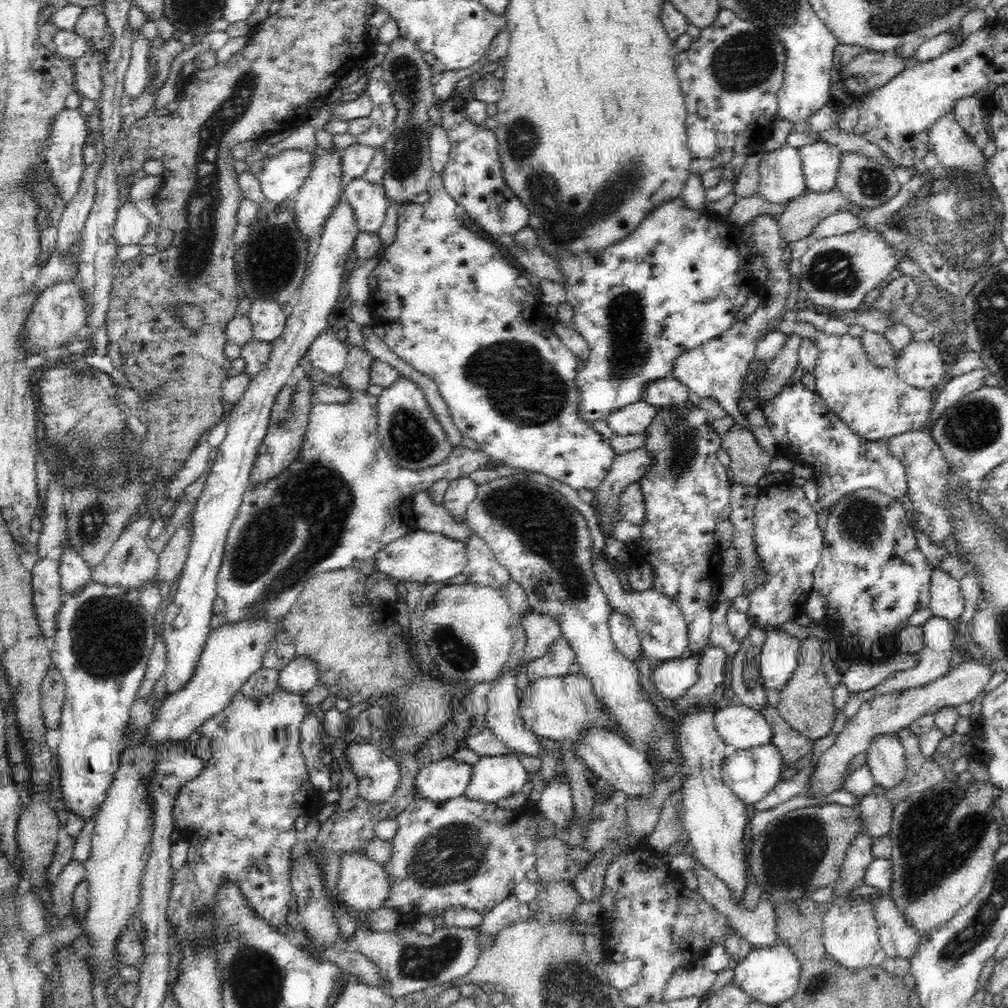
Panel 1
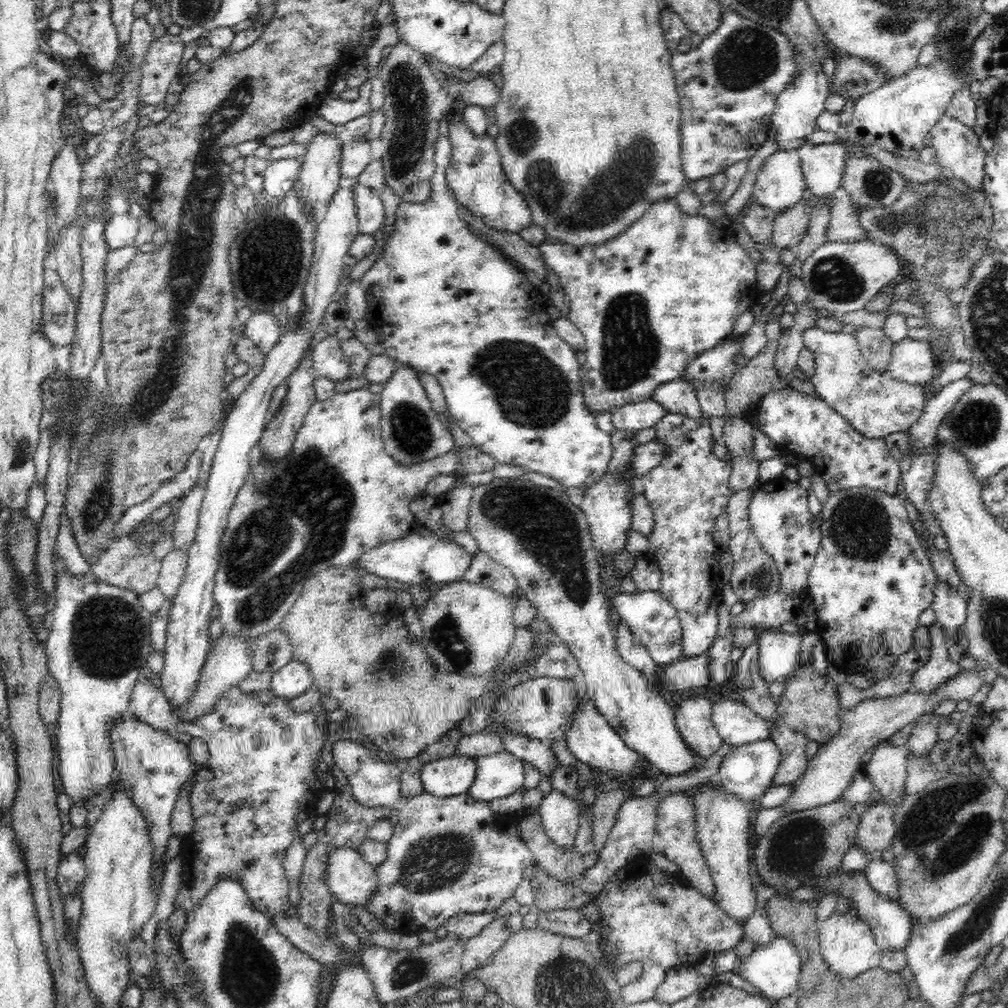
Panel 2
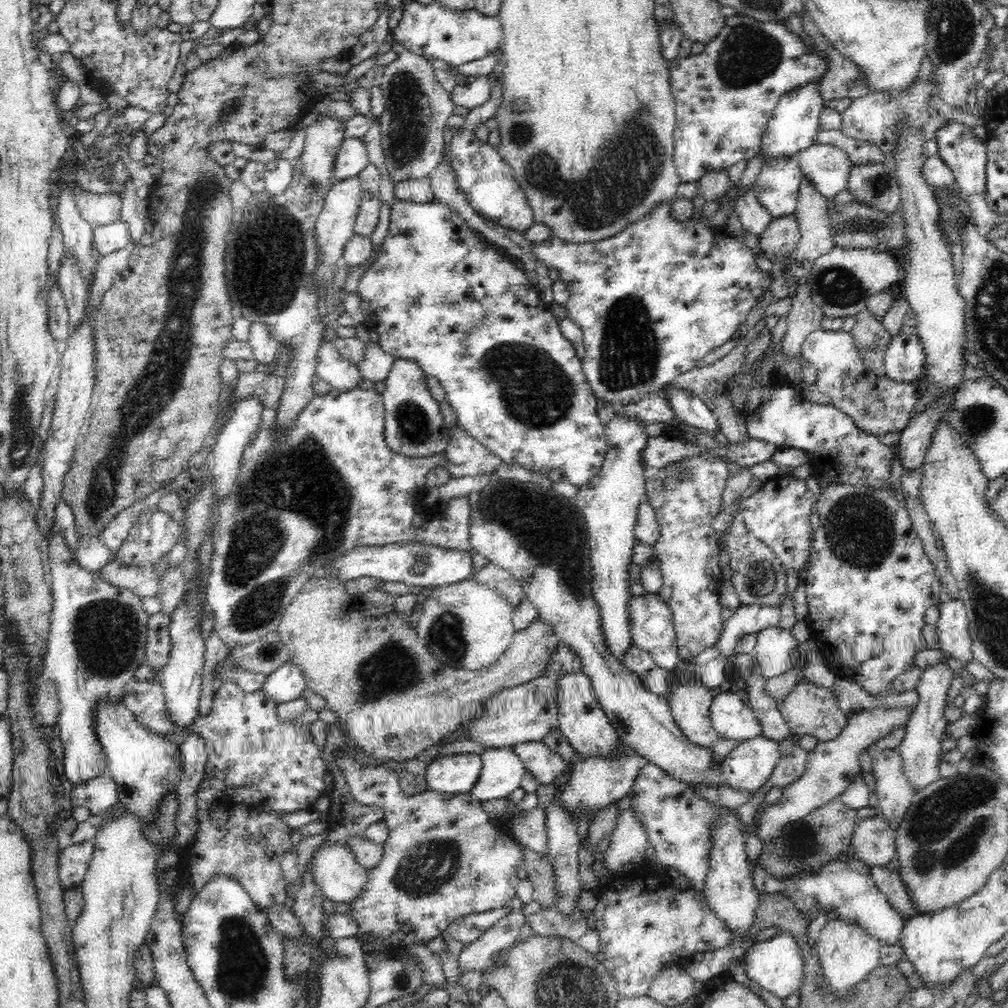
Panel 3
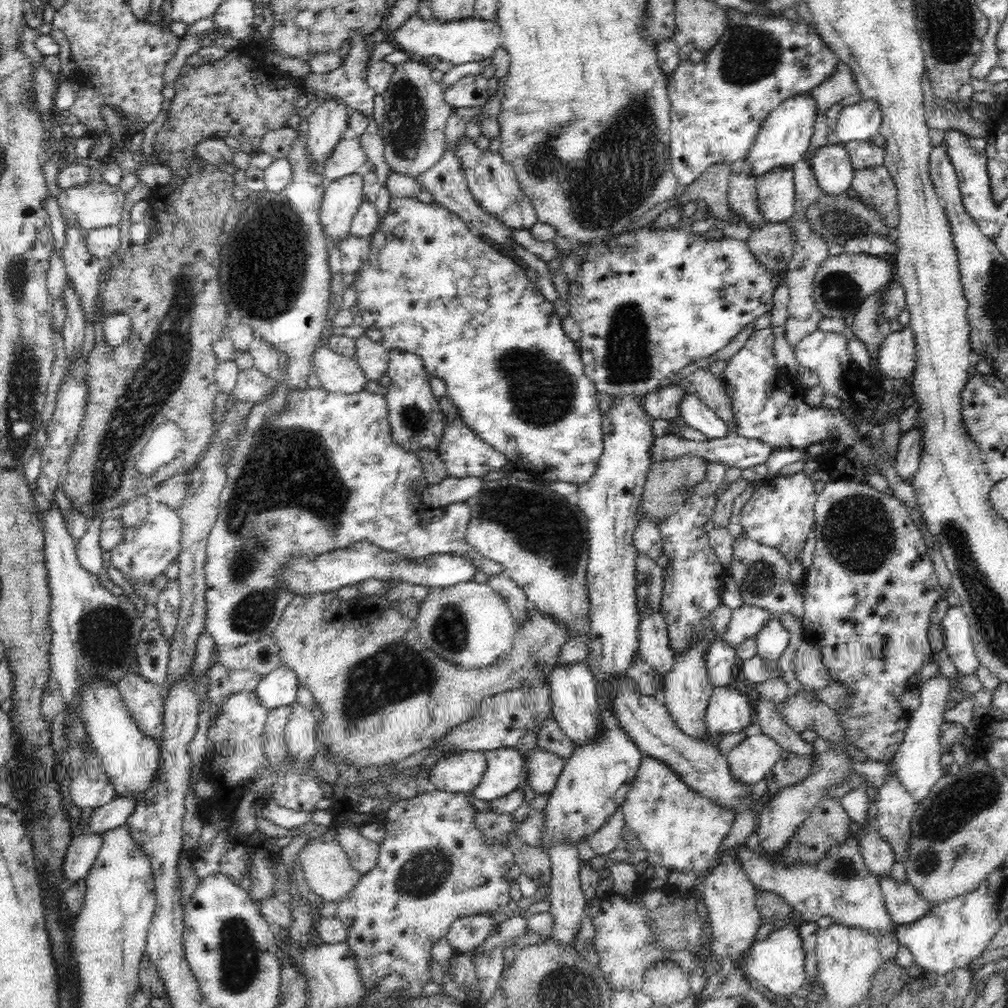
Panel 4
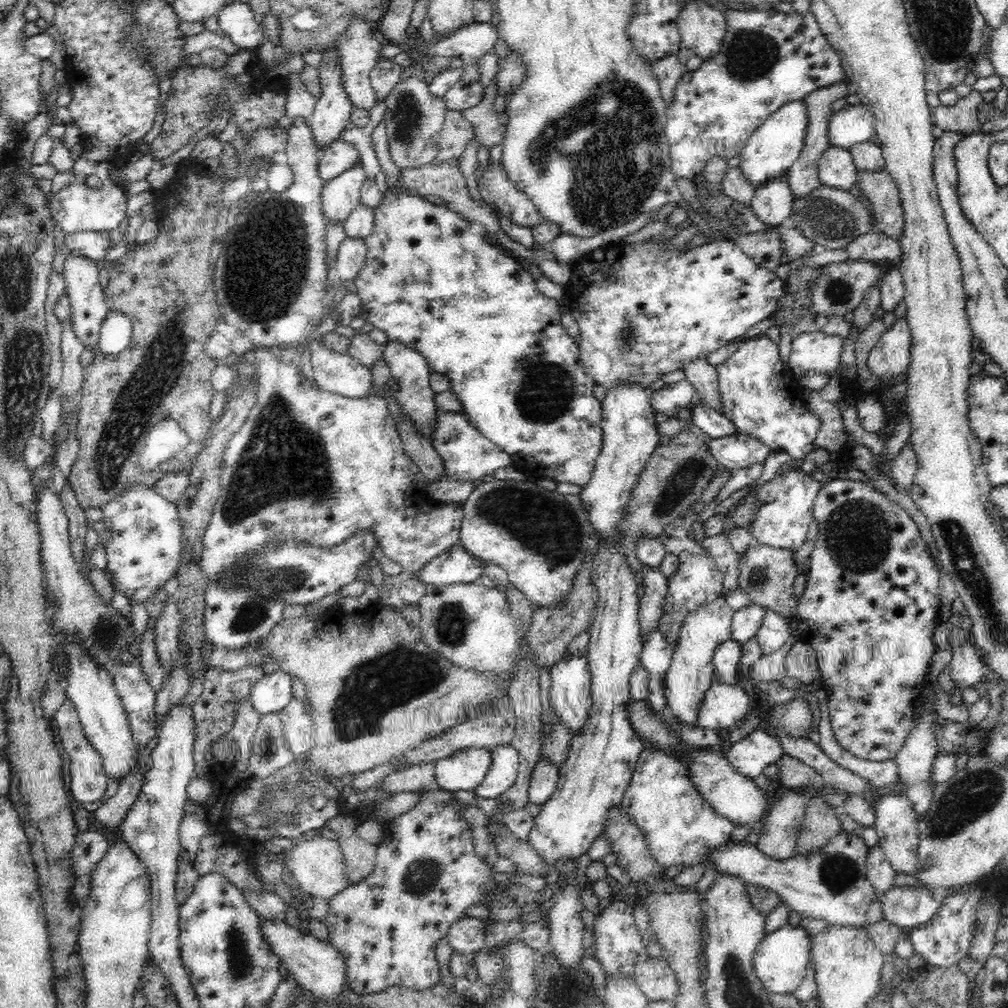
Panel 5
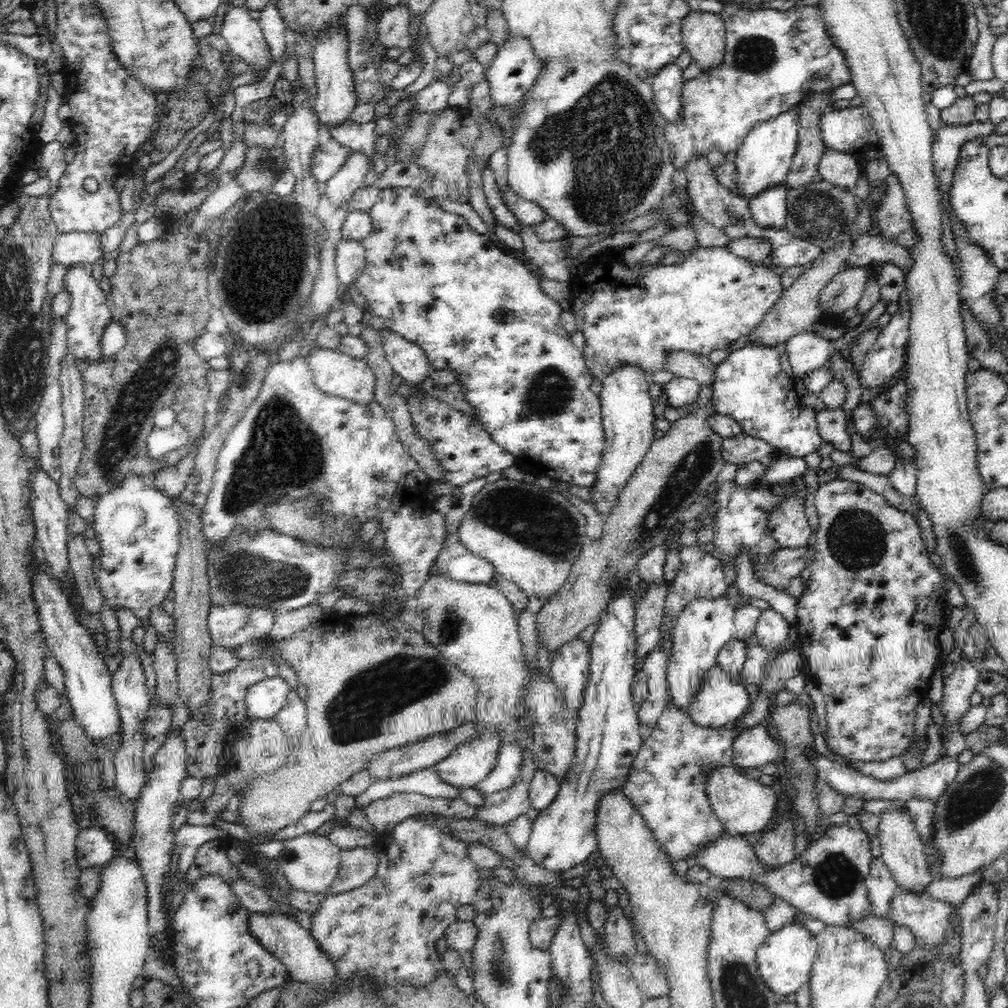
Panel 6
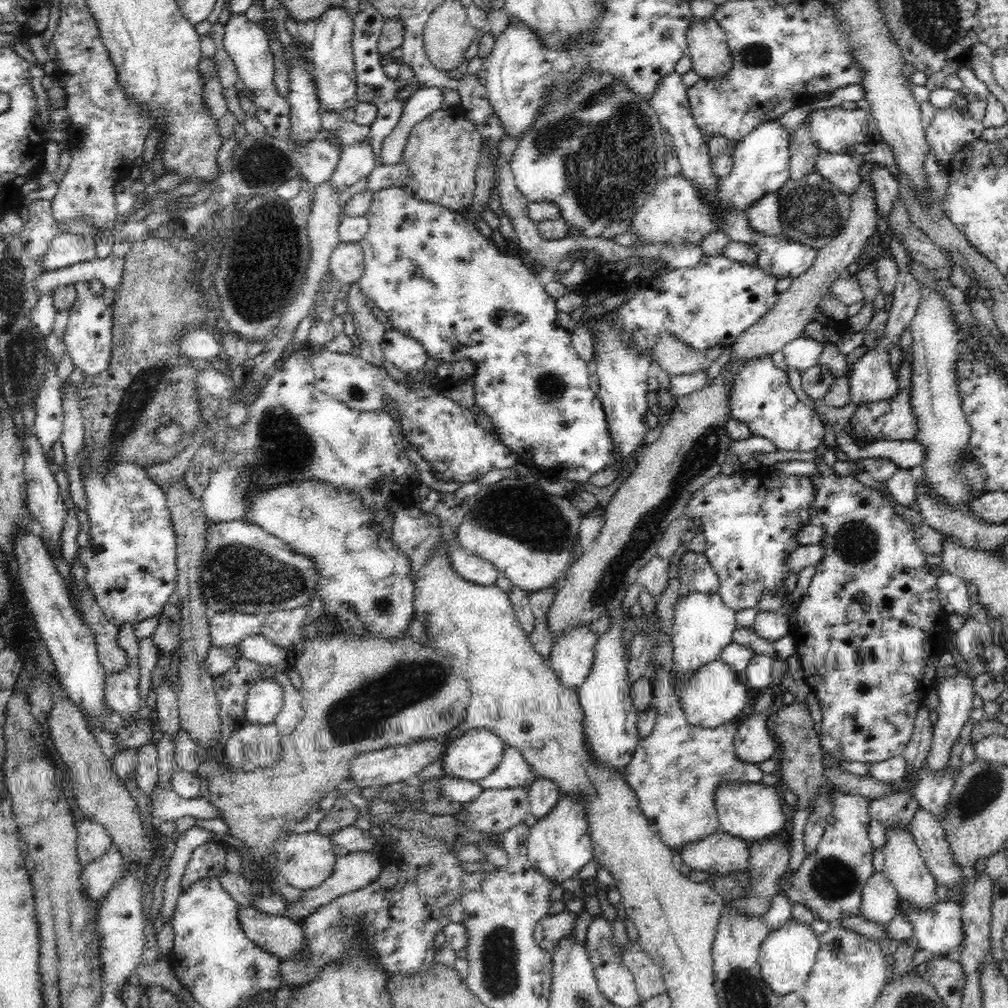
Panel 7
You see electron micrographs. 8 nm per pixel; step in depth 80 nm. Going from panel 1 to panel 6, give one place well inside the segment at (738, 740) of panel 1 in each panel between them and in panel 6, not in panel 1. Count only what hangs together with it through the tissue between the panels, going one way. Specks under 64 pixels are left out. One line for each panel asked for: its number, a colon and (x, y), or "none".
2: (737, 724)
3: (731, 718)
4: (728, 712)
5: (725, 705)
6: (720, 702)

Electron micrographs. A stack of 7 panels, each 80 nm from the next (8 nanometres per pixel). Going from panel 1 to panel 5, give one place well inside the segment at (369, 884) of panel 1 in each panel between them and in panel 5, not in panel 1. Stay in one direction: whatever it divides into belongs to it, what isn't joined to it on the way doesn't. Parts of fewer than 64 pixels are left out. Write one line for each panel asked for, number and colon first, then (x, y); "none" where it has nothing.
2: (353, 881)
3: (338, 875)
4: (328, 872)
5: (317, 864)

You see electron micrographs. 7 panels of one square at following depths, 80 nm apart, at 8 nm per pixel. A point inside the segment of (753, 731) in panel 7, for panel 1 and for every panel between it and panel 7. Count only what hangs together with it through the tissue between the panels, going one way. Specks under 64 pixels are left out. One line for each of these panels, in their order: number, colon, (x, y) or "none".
1: (751, 774)
2: (747, 771)
3: (747, 768)
4: (750, 761)
5: (749, 756)
6: (754, 747)

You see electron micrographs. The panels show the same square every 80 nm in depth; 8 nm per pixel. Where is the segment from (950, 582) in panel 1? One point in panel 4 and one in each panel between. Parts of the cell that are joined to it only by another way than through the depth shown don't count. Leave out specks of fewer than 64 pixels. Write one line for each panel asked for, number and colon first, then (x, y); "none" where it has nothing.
2: (950, 607)
3: (954, 637)
4: (958, 644)

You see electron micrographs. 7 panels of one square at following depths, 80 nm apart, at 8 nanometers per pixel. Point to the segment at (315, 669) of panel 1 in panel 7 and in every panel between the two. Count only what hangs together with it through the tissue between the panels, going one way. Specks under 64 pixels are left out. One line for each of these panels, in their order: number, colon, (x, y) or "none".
2: (294, 679)
3: (286, 684)
4: (279, 688)
5: (273, 691)
6: (264, 699)
7: (265, 698)

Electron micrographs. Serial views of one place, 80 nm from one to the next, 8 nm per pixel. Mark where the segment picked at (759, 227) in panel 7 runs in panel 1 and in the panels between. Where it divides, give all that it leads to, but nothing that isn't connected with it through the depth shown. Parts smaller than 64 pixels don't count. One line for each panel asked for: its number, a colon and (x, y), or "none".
1: (781, 175)
2: (780, 184)
3: (777, 186)
4: (775, 196)
5: (772, 203)
6: (769, 208)

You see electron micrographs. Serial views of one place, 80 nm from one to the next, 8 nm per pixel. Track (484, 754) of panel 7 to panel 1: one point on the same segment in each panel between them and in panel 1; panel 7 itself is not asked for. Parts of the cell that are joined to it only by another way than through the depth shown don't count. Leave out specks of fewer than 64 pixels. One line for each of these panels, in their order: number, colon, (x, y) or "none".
1: (446, 778)
2: (453, 775)
3: (451, 774)
4: (460, 772)
5: (464, 770)
6: (468, 764)

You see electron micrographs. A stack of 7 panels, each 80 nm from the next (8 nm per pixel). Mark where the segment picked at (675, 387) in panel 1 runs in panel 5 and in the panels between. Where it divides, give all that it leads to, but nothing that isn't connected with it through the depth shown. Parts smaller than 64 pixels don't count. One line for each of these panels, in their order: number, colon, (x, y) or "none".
2: (679, 397)
3: (688, 407)
4: (697, 414)
5: (714, 424)

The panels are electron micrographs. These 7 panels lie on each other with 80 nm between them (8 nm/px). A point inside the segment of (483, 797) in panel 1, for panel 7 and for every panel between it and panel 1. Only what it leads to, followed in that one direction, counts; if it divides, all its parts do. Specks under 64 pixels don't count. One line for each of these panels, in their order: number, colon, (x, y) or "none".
2: (498, 775)
3: (502, 770)
4: (504, 767)
5: (502, 775)
6: (505, 772)
7: (513, 770)

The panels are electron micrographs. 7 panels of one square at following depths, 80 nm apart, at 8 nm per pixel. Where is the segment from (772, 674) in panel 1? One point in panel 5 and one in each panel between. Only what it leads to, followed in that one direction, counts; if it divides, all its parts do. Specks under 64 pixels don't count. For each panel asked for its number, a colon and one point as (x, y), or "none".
2: (778, 651)
3: (774, 648)
4: (772, 640)
5: (774, 632)

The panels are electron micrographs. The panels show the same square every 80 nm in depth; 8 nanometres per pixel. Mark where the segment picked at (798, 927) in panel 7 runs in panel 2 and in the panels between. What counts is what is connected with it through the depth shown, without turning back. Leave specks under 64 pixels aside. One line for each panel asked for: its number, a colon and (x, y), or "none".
2: (774, 968)
3: (776, 964)
4: (776, 961)
5: (780, 960)
6: (785, 958)

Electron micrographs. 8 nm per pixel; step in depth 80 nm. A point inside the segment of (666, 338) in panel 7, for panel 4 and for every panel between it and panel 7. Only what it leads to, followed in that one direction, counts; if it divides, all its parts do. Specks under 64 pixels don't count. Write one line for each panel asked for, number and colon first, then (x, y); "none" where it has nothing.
4: (711, 391)
5: (704, 378)
6: (682, 364)

